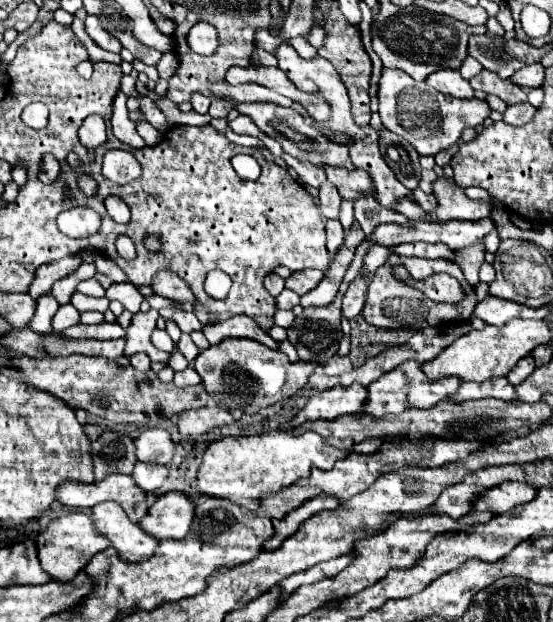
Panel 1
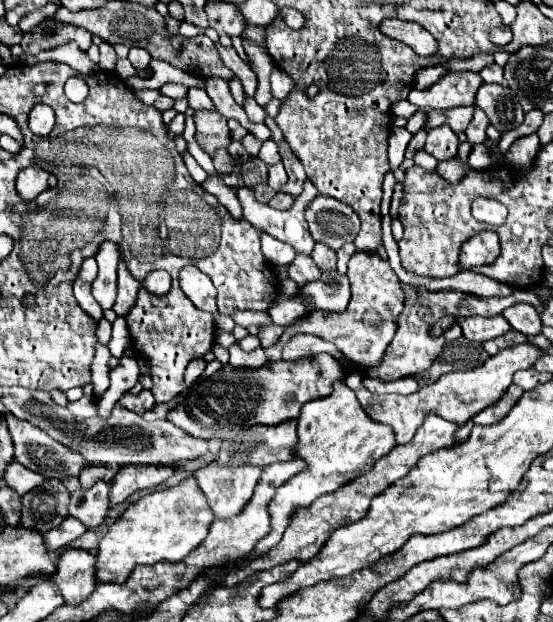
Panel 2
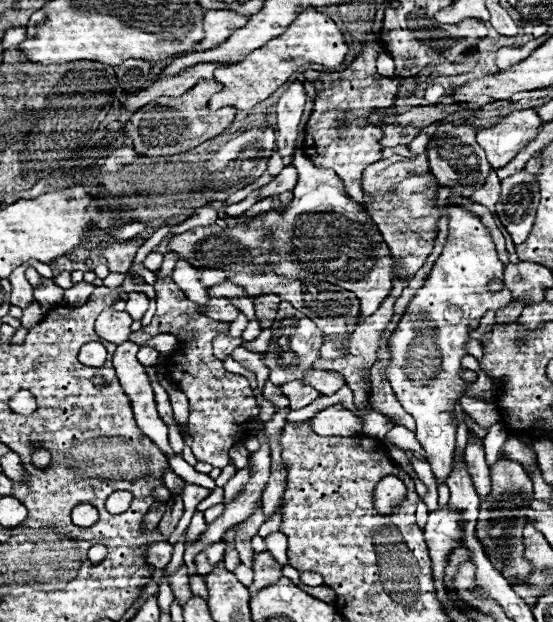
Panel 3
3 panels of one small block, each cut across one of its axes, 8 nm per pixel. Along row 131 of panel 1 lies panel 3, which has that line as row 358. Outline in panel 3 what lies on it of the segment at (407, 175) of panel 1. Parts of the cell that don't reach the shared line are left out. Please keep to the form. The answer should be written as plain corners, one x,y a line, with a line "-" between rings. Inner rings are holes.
380,348
376,354
376,362
370,368
370,378
372,378
370,400
372,400
372,406
374,406
374,410
380,410
388,418
396,420
396,424
414,430
412,416
408,416
408,412
404,412
404,408
396,400
396,396
394,396
394,392
386,380
384,368
388,366
388,360
390,360
390,352
386,348

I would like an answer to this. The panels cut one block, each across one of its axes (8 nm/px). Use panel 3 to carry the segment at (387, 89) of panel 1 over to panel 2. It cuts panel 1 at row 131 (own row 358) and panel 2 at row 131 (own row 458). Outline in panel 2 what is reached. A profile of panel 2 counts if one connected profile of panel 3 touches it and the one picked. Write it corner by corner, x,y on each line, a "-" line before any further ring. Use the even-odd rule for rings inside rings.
450,126
430,128
424,150
432,154
436,160
452,160
456,158
458,150
458,136
450,130

